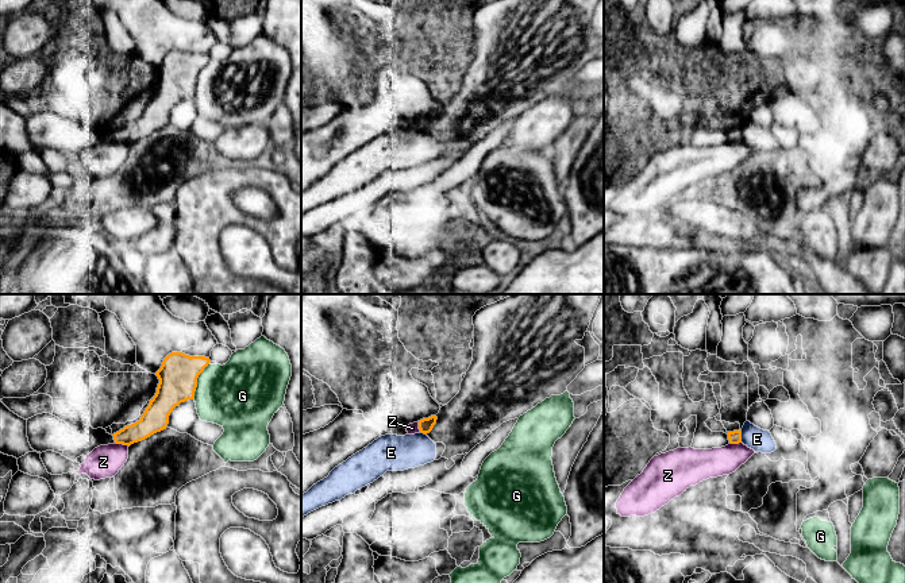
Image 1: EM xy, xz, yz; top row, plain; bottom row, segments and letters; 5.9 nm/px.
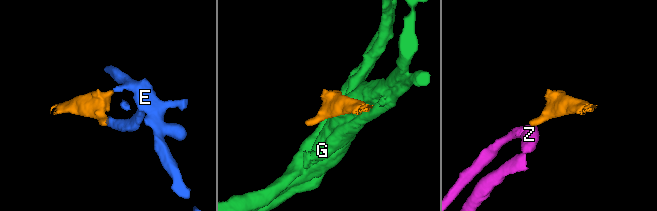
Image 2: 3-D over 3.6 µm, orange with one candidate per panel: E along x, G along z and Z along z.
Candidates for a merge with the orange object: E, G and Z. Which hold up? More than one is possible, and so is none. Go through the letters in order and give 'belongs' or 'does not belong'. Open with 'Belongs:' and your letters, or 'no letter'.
Belongs: no letter
E: does not belong
G: does not belong
Z: does not belong

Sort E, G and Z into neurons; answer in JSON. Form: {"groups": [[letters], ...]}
{"groups": [["E"], ["G", "Z"]]}

